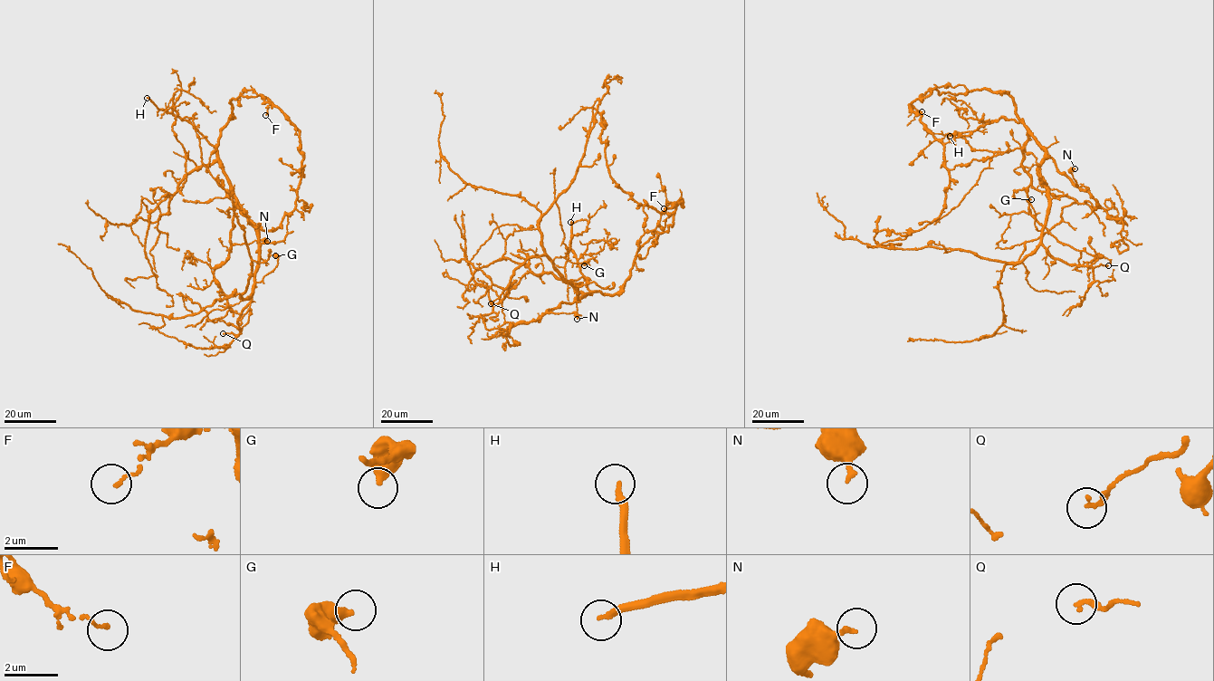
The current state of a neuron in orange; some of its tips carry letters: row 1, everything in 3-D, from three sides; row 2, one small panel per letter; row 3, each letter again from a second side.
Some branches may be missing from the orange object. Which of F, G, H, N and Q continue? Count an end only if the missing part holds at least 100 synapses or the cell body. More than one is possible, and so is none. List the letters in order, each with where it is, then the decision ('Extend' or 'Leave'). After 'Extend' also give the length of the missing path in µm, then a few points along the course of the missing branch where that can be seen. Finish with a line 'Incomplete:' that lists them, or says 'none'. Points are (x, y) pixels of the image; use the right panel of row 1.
F: Place: (922, 111). Leave
G: Place: (1031, 199). Leave
H: Place: (950, 136). Extend. Missing length about 120 µm. Course of what is missing: (950, 136), (963, 145), (976, 147), (1074, 139), (1095, 131), (1109, 138), (1111, 126), (1132, 116), (1132, 110)
N: Place: (1075, 168). Leave
Q: Place: (1108, 265). Leave
Incomplete: H

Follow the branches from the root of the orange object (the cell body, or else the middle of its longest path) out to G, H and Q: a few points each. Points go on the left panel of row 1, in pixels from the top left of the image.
G: (217, 151), (235, 202), (256, 233), (259, 254), (254, 281), (261, 282), (276, 266), (275, 255)
H: (217, 151), (186, 120), (159, 110), (147, 98)
Q: (217, 151), (231, 192), (254, 226), (259, 247), (253, 294), (237, 321), (241, 330), (237, 335), (223, 333)

